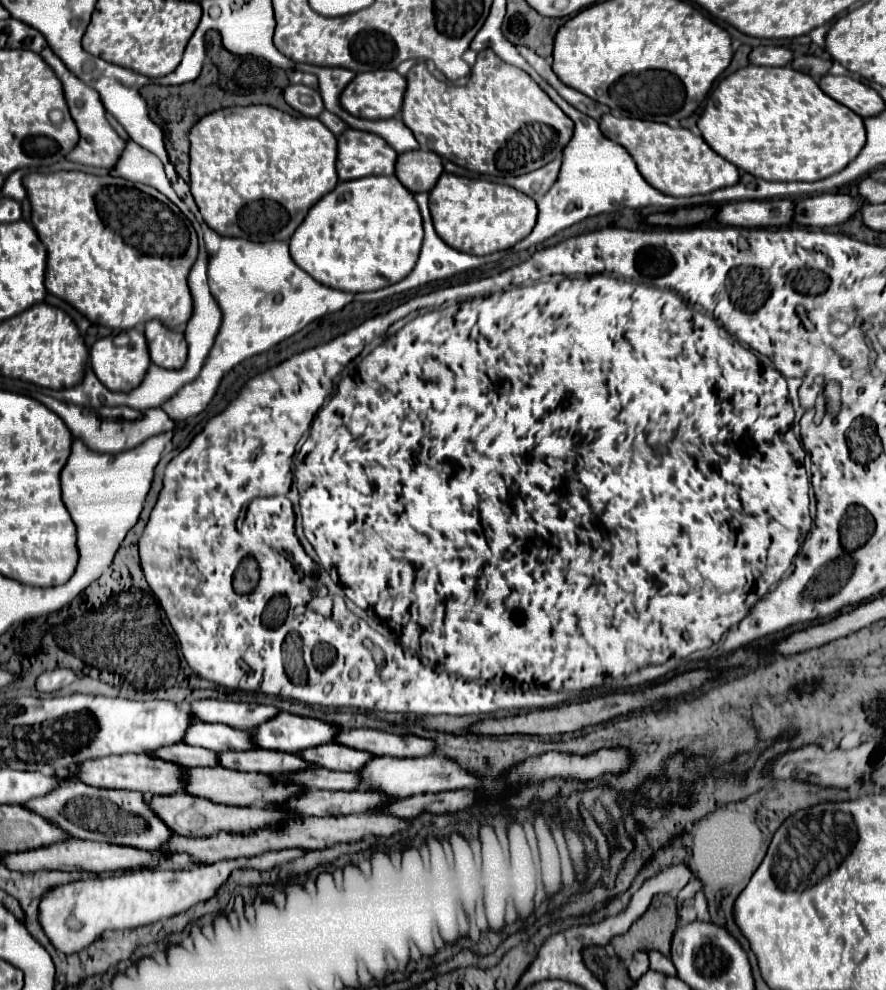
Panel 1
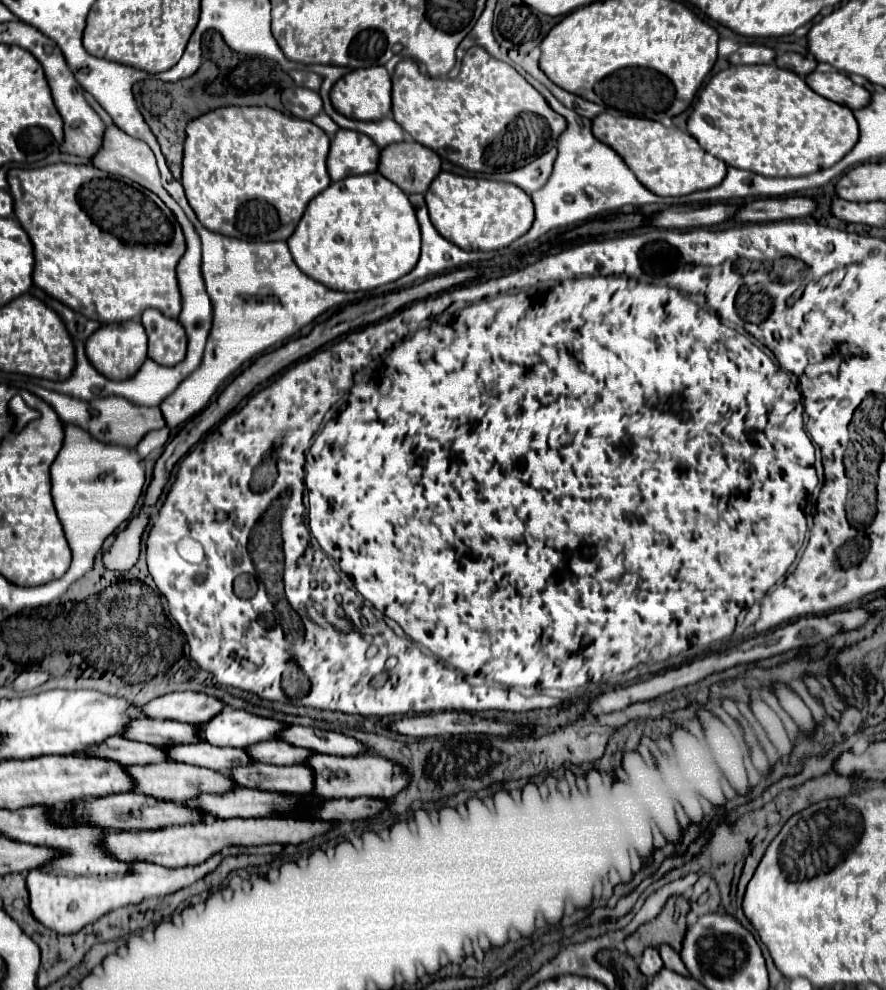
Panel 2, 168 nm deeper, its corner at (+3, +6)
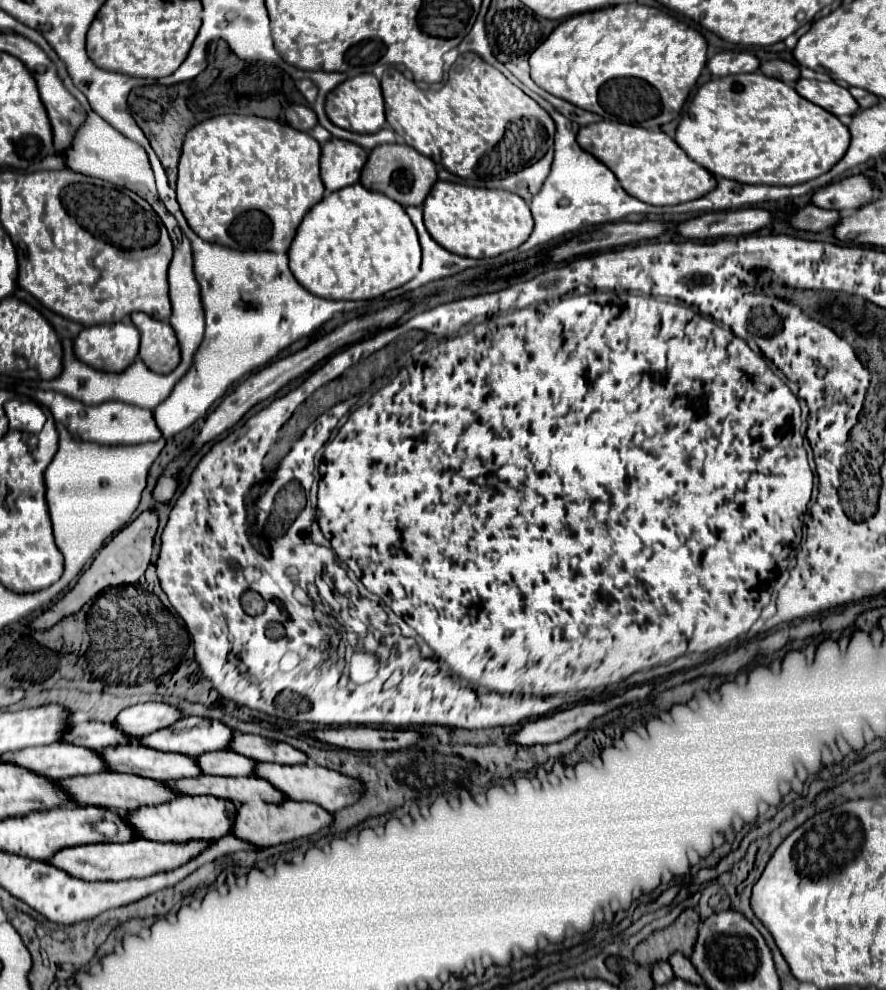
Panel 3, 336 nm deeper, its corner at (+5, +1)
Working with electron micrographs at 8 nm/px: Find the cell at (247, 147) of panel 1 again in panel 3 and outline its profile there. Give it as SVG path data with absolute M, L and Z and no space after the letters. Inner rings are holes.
M240 114L208 118L186 132L176 182L180 210L188 226L206 242L242 252L288 252L304 214L324 196L318 158L320 144L310 134L292 130L292 126L288 124L280 124L270 118Z

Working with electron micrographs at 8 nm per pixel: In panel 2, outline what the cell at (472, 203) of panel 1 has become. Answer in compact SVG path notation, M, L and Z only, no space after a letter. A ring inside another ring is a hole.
M440 171L426 191L426 205L436 231L466 251L496 251L522 237L534 221L532 199L512 183L462 177Z

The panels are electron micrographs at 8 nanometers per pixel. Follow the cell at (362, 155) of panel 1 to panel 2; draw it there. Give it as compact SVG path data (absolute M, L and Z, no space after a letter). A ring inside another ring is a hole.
M338 129L330 143L328 153L328 173L332 181L340 181L350 175L374 173L378 171L380 147L364 133Z

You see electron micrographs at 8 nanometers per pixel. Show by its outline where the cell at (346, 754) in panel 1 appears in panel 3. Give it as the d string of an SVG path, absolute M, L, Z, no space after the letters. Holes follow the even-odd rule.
M230 750L206 752L194 760L206 776L252 776L256 764L240 754L230 754Z

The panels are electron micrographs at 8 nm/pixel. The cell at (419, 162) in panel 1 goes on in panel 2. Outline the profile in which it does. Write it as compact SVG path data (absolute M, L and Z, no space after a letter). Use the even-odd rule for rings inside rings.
M402 141L382 149L378 171L394 181L406 195L426 193L440 173L440 157L416 141Z

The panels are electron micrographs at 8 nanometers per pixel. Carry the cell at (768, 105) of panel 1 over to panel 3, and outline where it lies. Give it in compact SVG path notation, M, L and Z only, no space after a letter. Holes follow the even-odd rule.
M762 72L736 74L706 82L688 106L690 116L682 116L678 124L678 146L716 178L728 178L740 184L776 184L792 186L828 172L850 144L848 128L824 108L802 98L792 86Z

